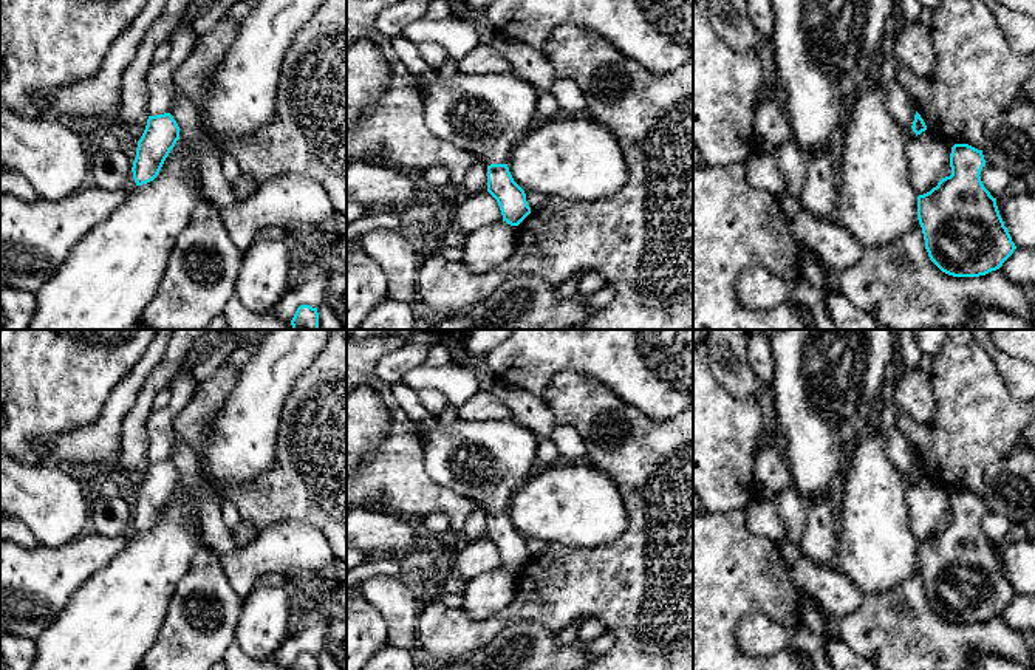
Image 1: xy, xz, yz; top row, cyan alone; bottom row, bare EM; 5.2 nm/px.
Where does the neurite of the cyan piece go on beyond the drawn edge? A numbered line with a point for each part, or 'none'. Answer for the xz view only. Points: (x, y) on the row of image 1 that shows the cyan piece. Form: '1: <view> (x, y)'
1: xz (488, 115)

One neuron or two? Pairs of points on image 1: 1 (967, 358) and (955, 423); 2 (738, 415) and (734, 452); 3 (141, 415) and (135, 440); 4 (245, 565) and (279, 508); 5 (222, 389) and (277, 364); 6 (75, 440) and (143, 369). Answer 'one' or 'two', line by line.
1: one
2: one
3: one
4: two
5: two
6: one

